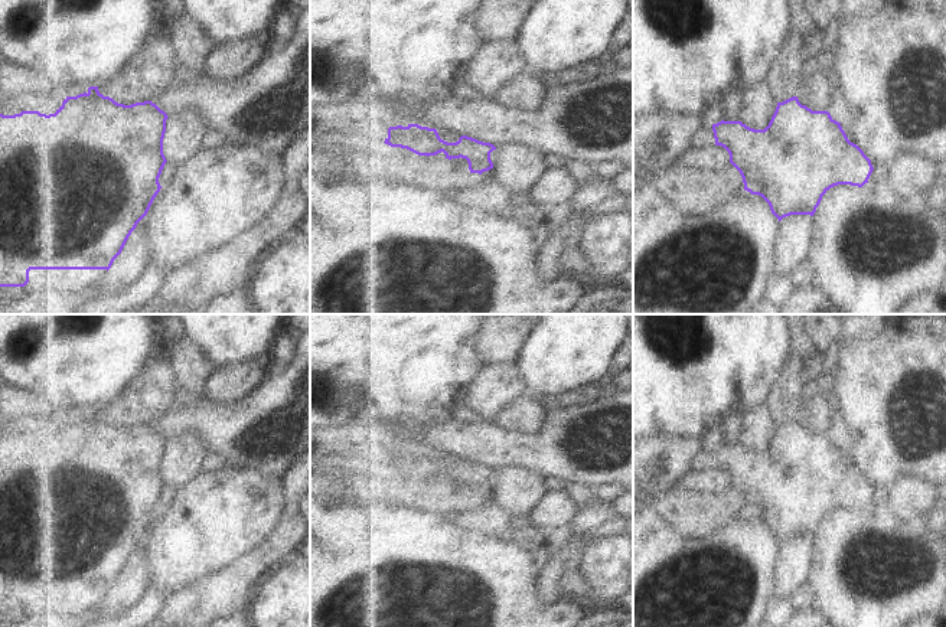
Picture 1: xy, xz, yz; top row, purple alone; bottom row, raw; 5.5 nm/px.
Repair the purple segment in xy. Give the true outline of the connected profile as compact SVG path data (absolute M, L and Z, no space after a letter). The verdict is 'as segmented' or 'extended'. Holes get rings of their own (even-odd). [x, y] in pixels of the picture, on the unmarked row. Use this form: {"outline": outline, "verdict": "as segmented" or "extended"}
{"outline": "M89 409L87 415L66 419L55 437L39 434L22 434L14 438L0 437L0 610L25 610L29 605L30 592L110 592L121 577L128 559L137 546L147 538L162 509L159 500L166 487L163 461L167 437L151 424L124 428L110 419L104 419L98 409Z", "verdict": "as segmented"}

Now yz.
{"outline": "M797 419L777 425L776 434L764 453L754 453L741 444L705 445L695 457L695 471L721 468L730 477L730 486L740 494L744 513L761 519L770 529L779 545L790 538L813 539L822 519L834 509L851 507L862 510L874 493L871 483L854 466L851 466L841 450L828 434L812 434L802 428Z", "verdict": "extended"}

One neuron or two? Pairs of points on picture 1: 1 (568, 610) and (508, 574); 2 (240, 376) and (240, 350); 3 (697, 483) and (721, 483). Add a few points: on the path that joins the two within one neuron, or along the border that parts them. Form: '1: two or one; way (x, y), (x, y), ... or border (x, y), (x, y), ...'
1: one; way (553, 610), (542, 610), (522, 590)
2: two; border (268, 358), (232, 363), (218, 369)
3: one; way (703, 483), (715, 483)

